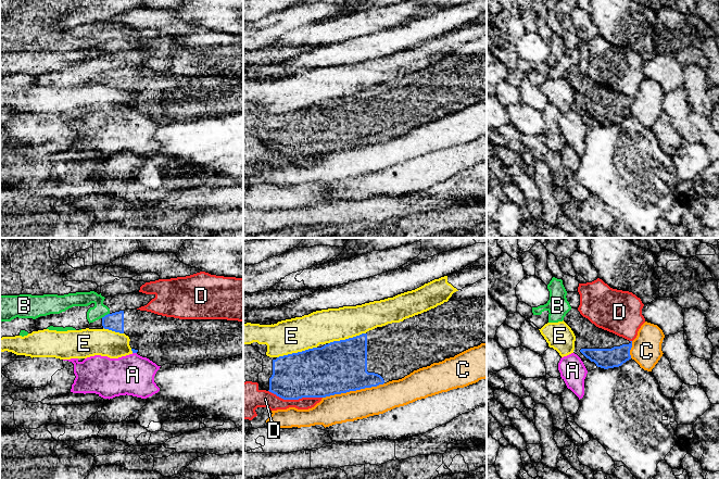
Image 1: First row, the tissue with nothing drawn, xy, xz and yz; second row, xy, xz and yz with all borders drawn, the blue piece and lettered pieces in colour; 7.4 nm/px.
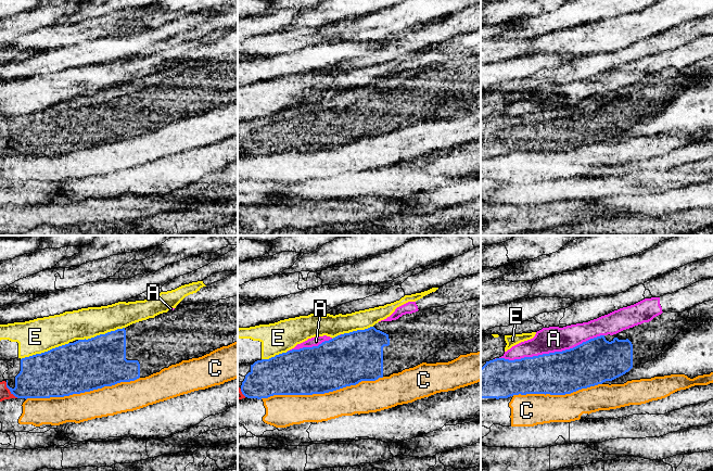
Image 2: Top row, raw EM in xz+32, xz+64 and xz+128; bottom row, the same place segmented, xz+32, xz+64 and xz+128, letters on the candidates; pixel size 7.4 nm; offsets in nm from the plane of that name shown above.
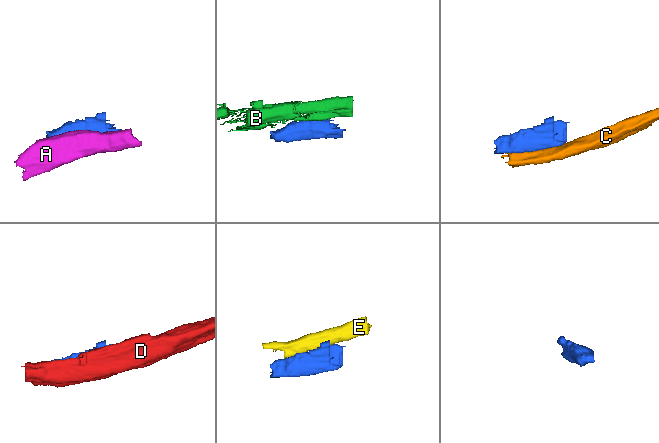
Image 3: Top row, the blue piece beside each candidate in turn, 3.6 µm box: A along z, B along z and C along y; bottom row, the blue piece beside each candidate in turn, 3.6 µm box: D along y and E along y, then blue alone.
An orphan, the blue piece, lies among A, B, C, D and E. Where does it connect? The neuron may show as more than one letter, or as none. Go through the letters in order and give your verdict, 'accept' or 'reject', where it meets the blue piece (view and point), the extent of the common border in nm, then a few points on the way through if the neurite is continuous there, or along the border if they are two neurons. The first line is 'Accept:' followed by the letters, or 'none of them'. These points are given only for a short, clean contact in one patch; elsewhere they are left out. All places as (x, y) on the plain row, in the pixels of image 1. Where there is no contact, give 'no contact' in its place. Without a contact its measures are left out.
Accept: none of them
A: reject; meets blue in xy at (135, 109); contact 30 nm long
B: reject; meets blue in xy at (105, 72); contact 70 nm long; border along xy (109, 70), (101, 74)
C: reject; meets blue in xz at (353, 147); contact 460 nm long
D: reject; meets blue in xz at (295, 155); contact 400 nm long
E: reject; meets blue in xz at (298, 109); contact 300 nm long

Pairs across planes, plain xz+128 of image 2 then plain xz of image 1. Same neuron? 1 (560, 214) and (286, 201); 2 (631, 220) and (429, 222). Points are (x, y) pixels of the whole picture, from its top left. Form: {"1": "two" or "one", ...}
{"1": "two", "2": "one"}

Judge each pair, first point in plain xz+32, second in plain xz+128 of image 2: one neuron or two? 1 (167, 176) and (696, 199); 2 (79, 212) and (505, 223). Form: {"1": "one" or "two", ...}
{"1": "two", "2": "one"}

